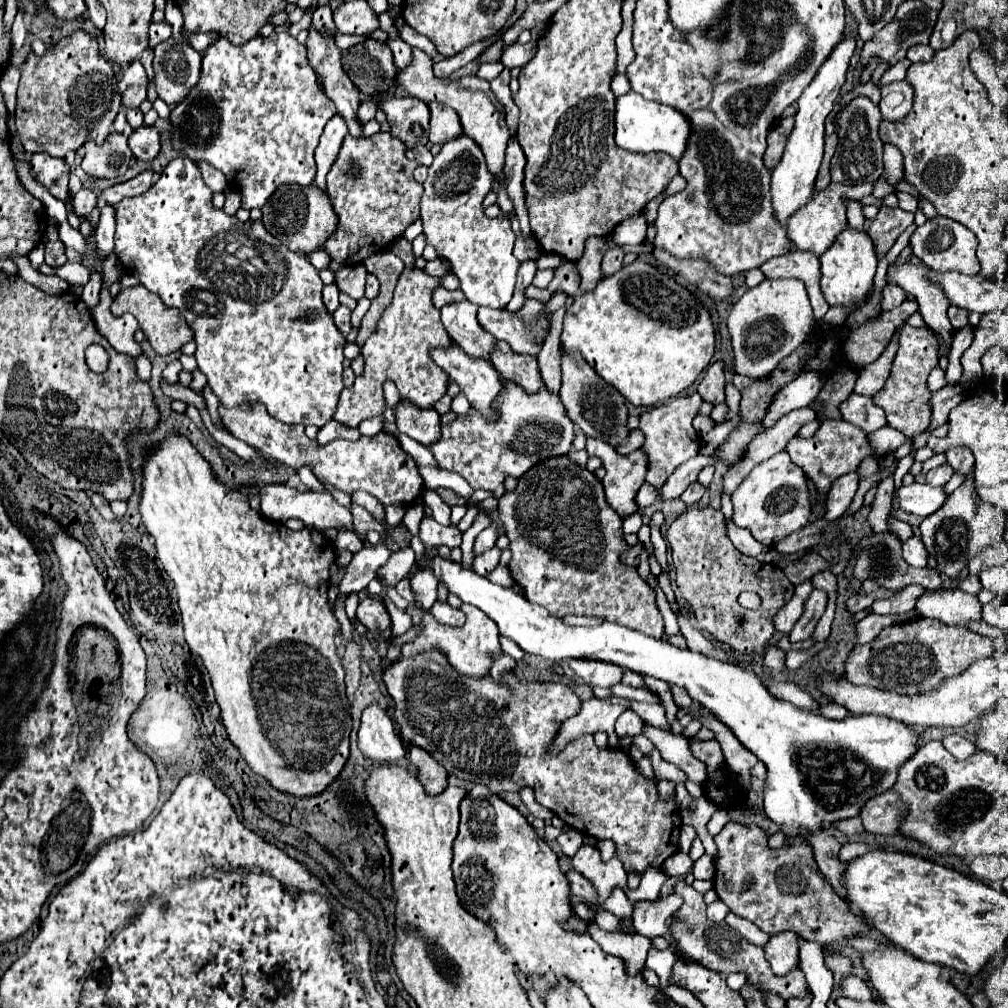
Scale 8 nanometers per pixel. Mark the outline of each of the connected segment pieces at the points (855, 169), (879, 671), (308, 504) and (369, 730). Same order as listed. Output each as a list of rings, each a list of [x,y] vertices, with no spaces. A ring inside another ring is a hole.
[[[867,96],[853,98],[847,106],[839,108],[835,122],[839,126],[839,144],[831,160],[831,182],[841,182],[847,186],[875,182],[883,174],[883,142],[879,138],[879,124],[883,116],[875,102]]]
[[[915,618],[911,622],[893,624],[863,646],[855,646],[845,662],[845,680],[851,684],[865,684],[897,694],[917,694],[939,686],[945,678],[957,676],[969,668],[971,662],[987,658],[995,652],[993,640],[967,628],[945,626],[939,620]]]
[[[267,484],[259,490],[261,496],[261,506],[263,506],[263,516],[271,522],[285,524],[289,518],[299,518],[305,522],[307,528],[337,528],[345,526],[347,530],[353,530],[351,526],[351,512],[347,508],[339,506],[331,494],[321,494],[321,492],[299,492],[295,488],[289,488],[285,484]]]
[[[377,704],[365,708],[361,716],[359,750],[365,754],[365,758],[383,764],[391,764],[397,762],[399,758],[407,758],[407,750],[403,746],[399,732],[395,730],[387,712]]]

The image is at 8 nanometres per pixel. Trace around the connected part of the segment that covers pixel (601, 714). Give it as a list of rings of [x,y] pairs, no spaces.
[[[591,698],[583,702],[579,714],[567,718],[557,730],[557,736],[551,742],[553,744],[551,754],[561,752],[571,740],[577,740],[579,736],[585,734],[595,734],[599,730],[609,736],[607,738],[609,748],[619,748],[619,736],[615,734],[615,720],[625,708],[629,708],[625,698],[611,698],[611,700]]]

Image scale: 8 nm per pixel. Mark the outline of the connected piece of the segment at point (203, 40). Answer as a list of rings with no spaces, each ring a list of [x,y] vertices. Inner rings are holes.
[[[189,32],[187,36],[187,42],[193,46],[193,48],[197,48],[197,52],[205,52],[205,48],[215,40],[215,34],[213,32],[207,32],[207,34],[201,34],[201,32]]]

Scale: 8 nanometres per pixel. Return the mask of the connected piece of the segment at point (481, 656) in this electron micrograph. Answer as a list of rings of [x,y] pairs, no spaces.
[[[463,604],[461,610],[465,612],[467,616],[467,622],[459,628],[451,628],[451,626],[443,626],[443,624],[437,624],[429,614],[421,614],[417,612],[413,606],[407,608],[407,614],[411,614],[413,618],[413,626],[423,622],[425,628],[423,632],[413,640],[413,642],[407,642],[403,644],[401,648],[401,654],[403,658],[415,658],[419,656],[421,652],[429,652],[429,650],[439,650],[447,656],[449,664],[459,672],[459,674],[465,674],[465,676],[479,676],[479,678],[485,678],[489,676],[491,672],[491,666],[493,662],[501,656],[501,644],[499,644],[499,632],[497,632],[497,624],[493,624],[493,620],[489,616],[485,616],[479,608],[473,608],[473,606],[467,606]]]

